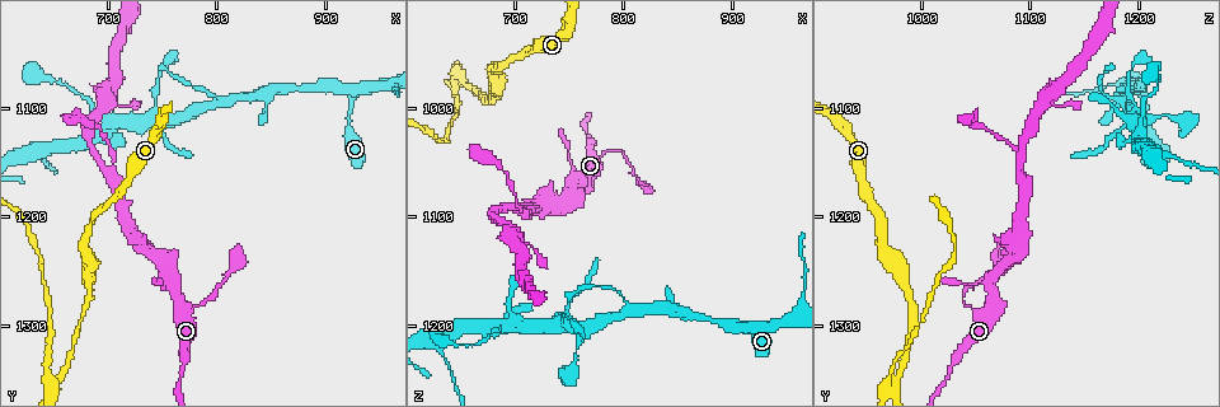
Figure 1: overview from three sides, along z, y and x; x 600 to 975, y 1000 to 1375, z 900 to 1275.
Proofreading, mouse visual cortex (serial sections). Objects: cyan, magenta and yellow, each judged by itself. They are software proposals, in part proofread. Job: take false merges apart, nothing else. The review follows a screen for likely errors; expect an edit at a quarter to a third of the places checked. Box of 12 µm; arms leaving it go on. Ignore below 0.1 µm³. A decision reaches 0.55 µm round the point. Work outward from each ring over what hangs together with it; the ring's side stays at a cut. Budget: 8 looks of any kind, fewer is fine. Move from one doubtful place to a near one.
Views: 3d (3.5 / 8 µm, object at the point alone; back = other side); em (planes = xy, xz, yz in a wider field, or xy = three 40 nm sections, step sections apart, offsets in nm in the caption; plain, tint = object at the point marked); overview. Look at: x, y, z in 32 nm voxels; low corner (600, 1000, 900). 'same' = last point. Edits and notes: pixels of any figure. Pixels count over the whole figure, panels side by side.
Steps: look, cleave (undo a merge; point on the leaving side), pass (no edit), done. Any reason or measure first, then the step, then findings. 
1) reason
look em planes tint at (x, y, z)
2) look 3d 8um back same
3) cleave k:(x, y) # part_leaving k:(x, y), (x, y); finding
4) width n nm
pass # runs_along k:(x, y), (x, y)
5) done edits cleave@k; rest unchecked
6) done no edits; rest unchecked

a fork
look 3d 8um at (924, 1086, 1208)

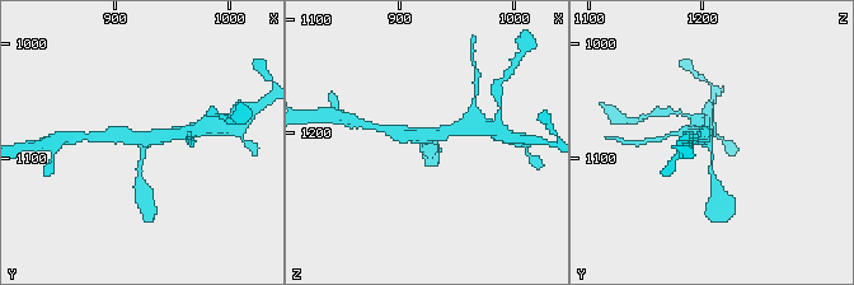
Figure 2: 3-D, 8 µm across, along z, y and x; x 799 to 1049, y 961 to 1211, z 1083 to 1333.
look 3d 3.5um at (924, 1086, 1208)

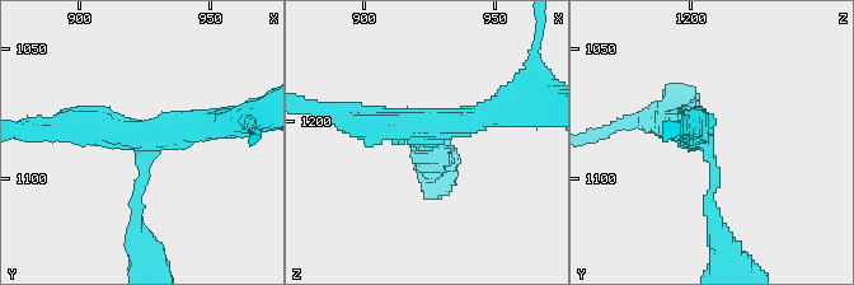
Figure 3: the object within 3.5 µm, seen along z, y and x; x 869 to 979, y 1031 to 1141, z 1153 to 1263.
arms 3; arm_widths 150, 350, 350 nm
look em xy step 1 tint at (924, 1087, 1208)

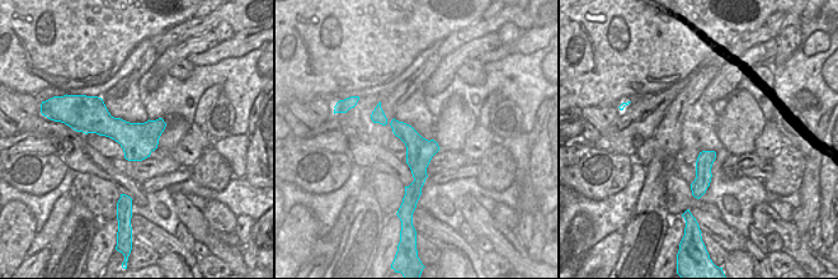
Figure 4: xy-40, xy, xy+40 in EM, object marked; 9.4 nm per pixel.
pass # runs_along 3:(136, 229), (144, 146), (66, 124); all the same cell

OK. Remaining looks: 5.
calibre changes
look 3d 8um back at (700, 1160, 1092)

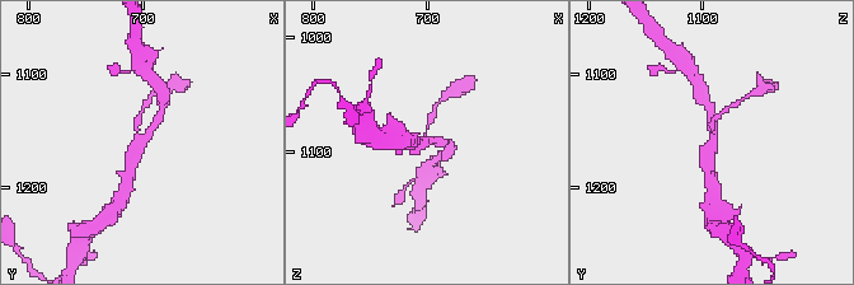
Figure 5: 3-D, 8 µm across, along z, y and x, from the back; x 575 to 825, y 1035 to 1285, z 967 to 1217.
closer look
look 3d 3.5um at (702, 1160, 1088)

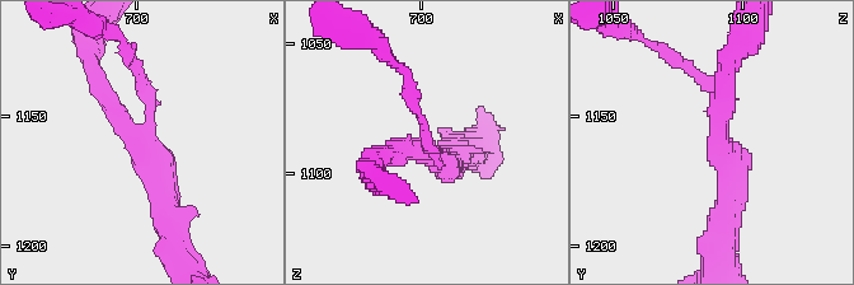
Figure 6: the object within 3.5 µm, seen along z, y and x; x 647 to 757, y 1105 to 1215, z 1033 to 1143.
arms 3; arm_widths 150, 250, 300 nm
look em xy step 3 tint at (700, 1160, 1091)

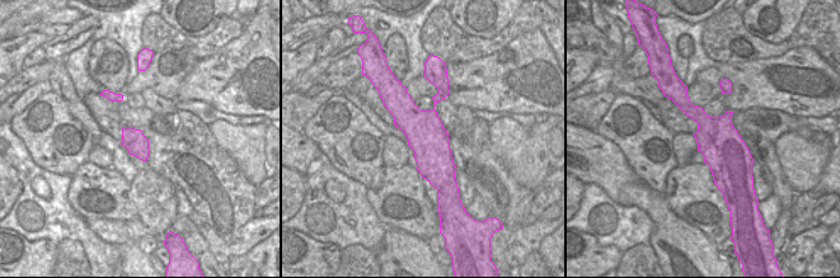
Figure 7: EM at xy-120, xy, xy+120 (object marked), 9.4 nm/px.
cleave 6:(700, 79) # part_leaving 6:(151, 122), (125, 43); a second cell is stuck on

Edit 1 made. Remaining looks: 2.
done edits cleave@6; rest unchecked

